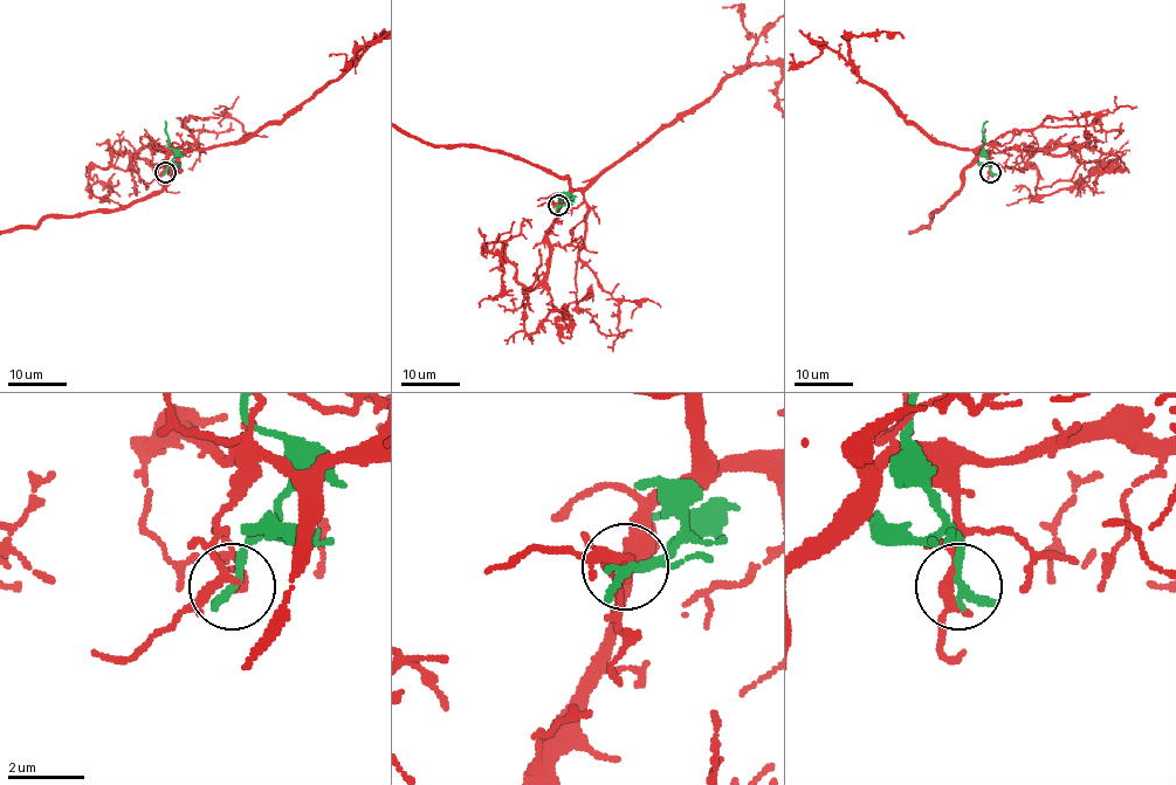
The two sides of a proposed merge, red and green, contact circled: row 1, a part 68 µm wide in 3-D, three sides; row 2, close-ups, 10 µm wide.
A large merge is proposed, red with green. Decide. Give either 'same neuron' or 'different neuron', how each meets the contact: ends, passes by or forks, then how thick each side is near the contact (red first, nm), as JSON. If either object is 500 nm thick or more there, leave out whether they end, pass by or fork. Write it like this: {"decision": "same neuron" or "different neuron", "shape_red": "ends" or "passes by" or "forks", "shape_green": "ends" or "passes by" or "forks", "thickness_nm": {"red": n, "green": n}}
{"decision": "different neuron", "shape_red": "passes by", "shape_green": "ends", "thickness_nm": {"red": 190, "green": 280}}

